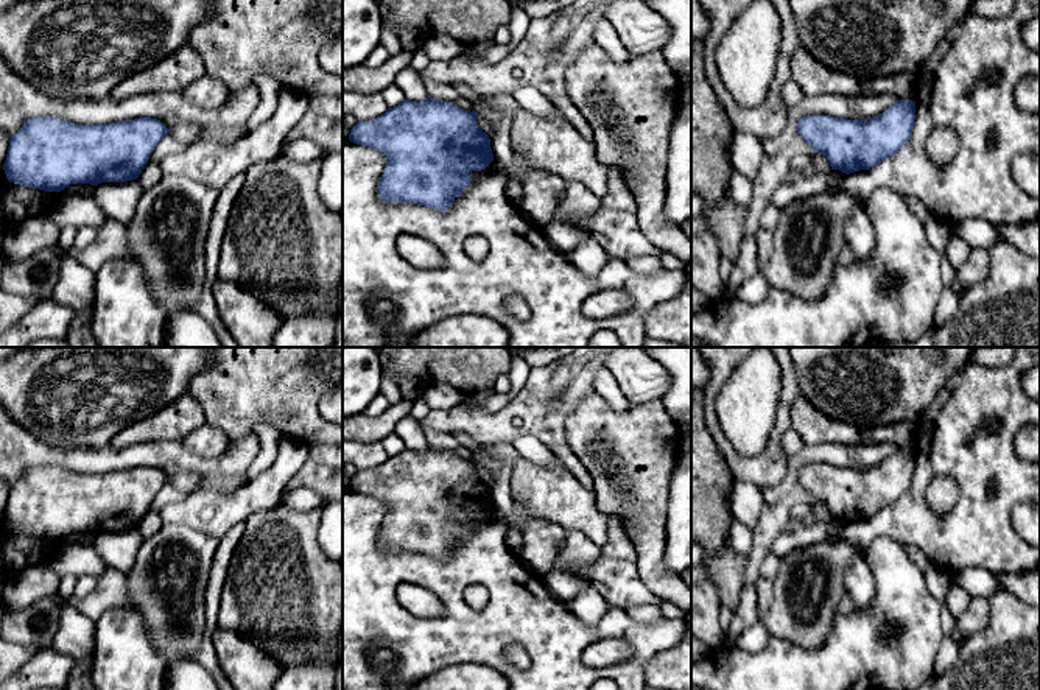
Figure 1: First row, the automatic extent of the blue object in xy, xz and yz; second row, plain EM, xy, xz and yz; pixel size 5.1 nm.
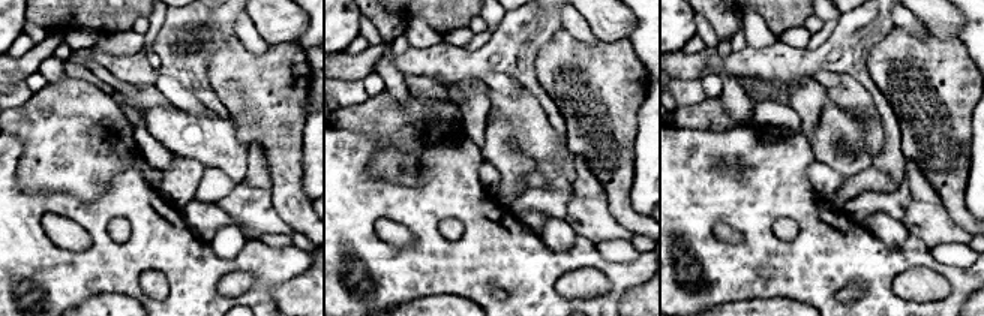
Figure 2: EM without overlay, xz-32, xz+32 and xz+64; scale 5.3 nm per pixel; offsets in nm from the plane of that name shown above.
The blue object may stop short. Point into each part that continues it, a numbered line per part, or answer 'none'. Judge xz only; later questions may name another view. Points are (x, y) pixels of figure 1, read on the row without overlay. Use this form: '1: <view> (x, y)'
none

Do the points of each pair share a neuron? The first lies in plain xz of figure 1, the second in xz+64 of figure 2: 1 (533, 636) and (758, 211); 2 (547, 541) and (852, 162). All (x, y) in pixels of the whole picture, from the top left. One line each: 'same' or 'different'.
1: same
2: same

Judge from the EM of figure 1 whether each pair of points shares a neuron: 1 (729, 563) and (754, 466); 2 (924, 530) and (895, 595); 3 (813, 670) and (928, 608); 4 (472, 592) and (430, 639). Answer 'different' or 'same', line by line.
1: different
2: different
3: same
4: different

